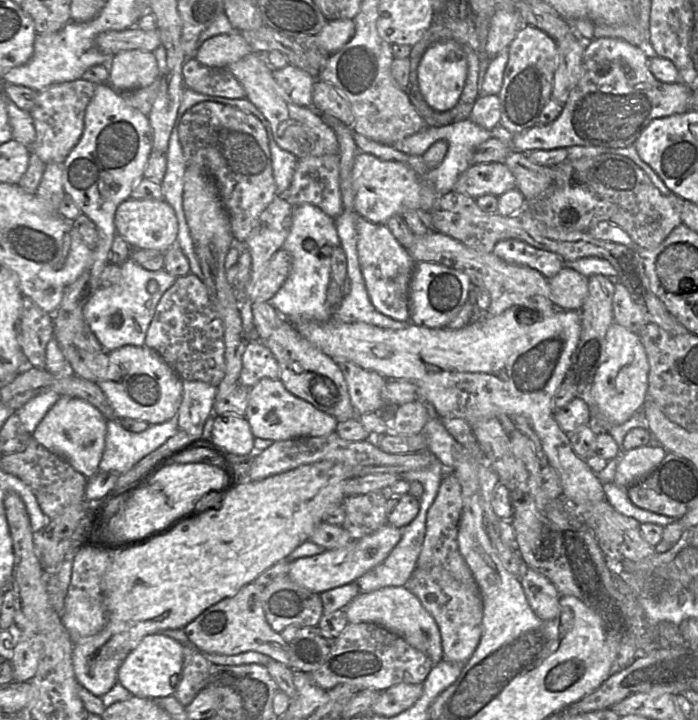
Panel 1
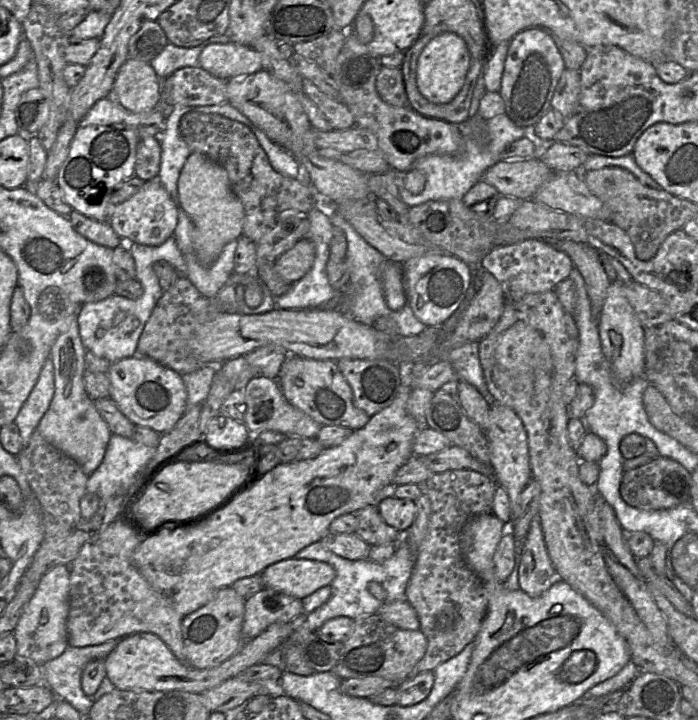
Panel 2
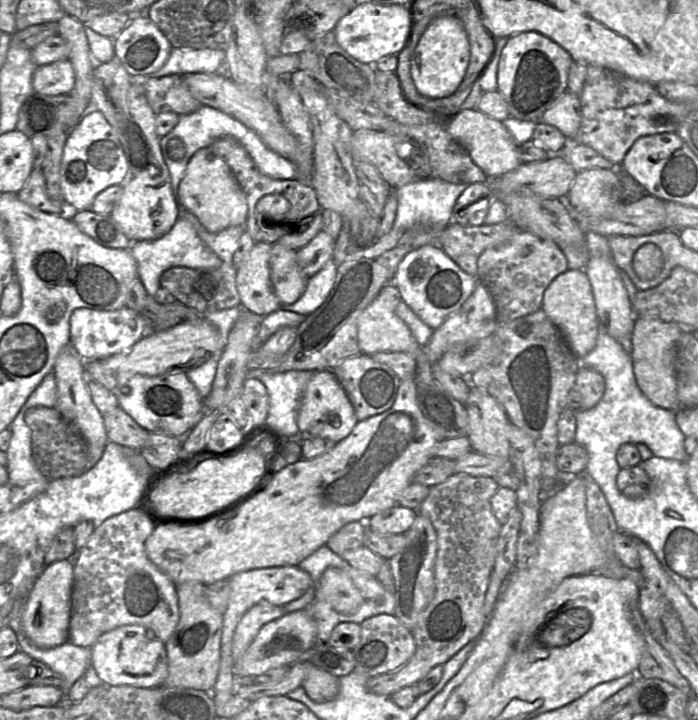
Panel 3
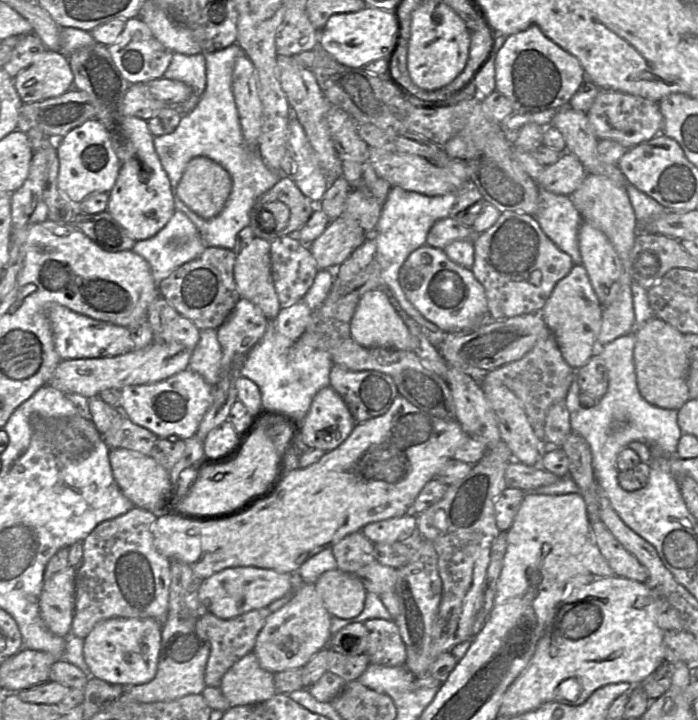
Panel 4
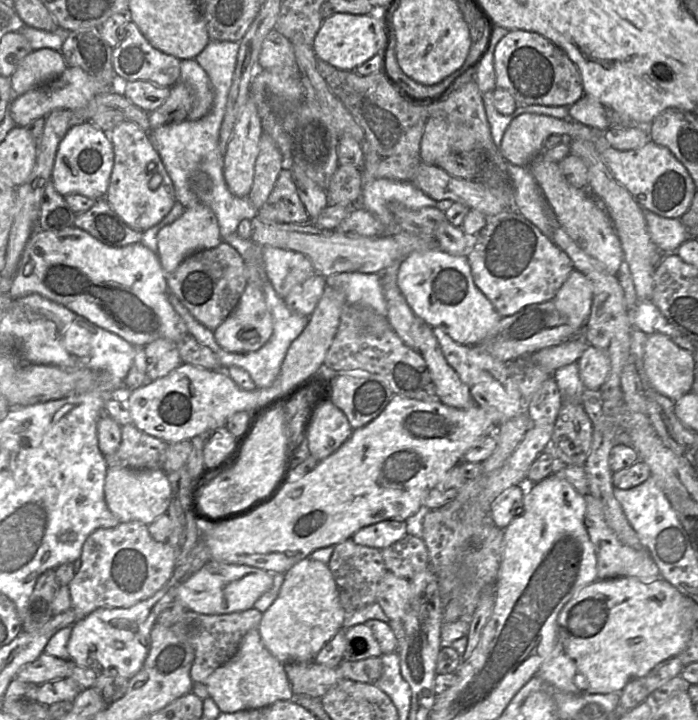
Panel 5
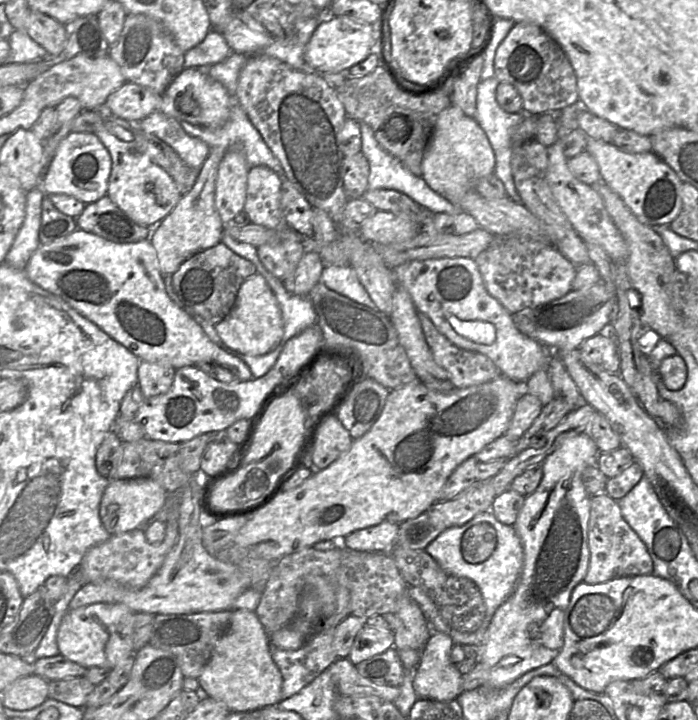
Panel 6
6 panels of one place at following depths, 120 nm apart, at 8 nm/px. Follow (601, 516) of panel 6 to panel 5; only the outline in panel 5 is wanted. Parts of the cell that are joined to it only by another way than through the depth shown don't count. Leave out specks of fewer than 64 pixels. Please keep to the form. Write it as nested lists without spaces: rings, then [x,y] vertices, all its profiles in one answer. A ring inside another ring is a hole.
[[[591,494],[585,495],[585,500],[585,526],[597,558],[598,580],[622,577],[638,578],[640,580],[661,579],[659,569],[649,552],[646,549],[636,550],[621,542],[607,525],[601,503]]]

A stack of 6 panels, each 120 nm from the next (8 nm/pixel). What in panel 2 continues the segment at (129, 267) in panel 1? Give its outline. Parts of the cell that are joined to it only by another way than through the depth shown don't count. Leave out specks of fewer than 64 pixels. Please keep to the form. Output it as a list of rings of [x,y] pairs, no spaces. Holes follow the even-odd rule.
[[[174,236],[169,237],[159,246],[130,243],[128,249],[135,263],[136,280],[140,282],[143,289],[142,295],[132,300],[113,294],[104,300],[86,303],[77,312],[79,334],[86,351],[91,351],[96,356],[108,360],[111,364],[136,355],[140,335],[157,301],[164,293],[159,284],[160,279],[153,270],[153,265],[163,260],[170,263],[181,275],[186,274],[186,262]]]

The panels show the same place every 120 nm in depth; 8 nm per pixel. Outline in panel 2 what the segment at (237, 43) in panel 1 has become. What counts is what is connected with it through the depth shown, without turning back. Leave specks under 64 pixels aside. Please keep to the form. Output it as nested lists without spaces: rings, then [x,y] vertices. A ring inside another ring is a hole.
[[[234,42],[208,44],[199,55],[199,66],[223,80],[241,78],[263,69],[261,55],[256,50]]]

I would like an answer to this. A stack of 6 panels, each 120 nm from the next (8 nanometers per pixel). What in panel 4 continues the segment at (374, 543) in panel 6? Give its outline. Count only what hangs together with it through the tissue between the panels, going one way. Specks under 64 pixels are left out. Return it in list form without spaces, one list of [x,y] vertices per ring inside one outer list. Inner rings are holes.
[[[406,513],[402,516],[368,523],[361,532],[373,544],[389,543],[407,538],[416,528],[416,515]]]

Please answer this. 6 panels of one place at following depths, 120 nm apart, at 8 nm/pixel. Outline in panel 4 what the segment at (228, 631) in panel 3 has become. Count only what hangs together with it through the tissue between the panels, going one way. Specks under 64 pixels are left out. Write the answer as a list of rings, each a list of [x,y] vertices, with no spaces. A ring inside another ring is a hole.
[[[258,567],[226,568],[200,581],[198,597],[205,609],[220,619],[228,620],[251,610],[268,607],[291,589],[291,573],[280,573]]]

